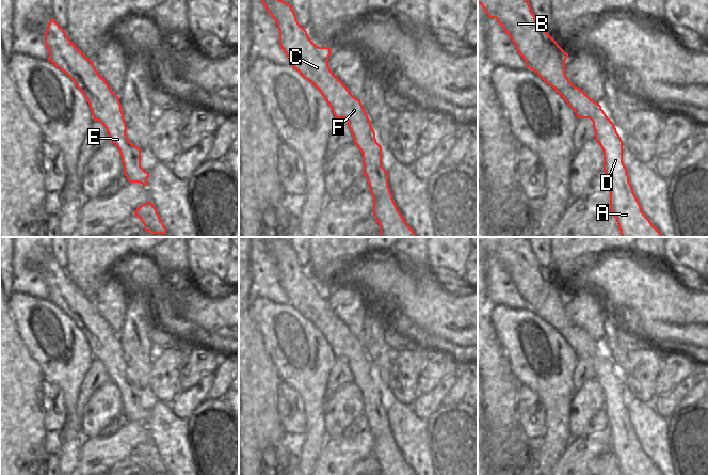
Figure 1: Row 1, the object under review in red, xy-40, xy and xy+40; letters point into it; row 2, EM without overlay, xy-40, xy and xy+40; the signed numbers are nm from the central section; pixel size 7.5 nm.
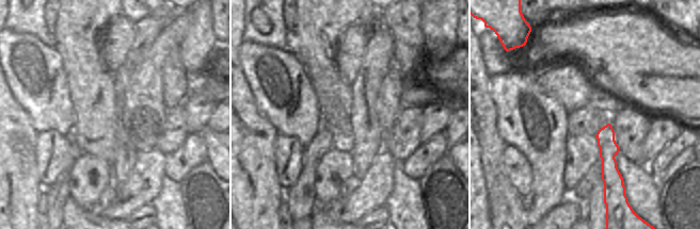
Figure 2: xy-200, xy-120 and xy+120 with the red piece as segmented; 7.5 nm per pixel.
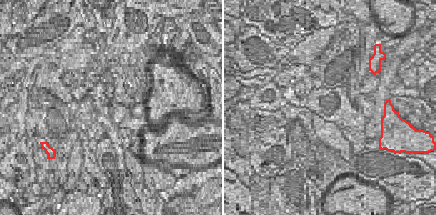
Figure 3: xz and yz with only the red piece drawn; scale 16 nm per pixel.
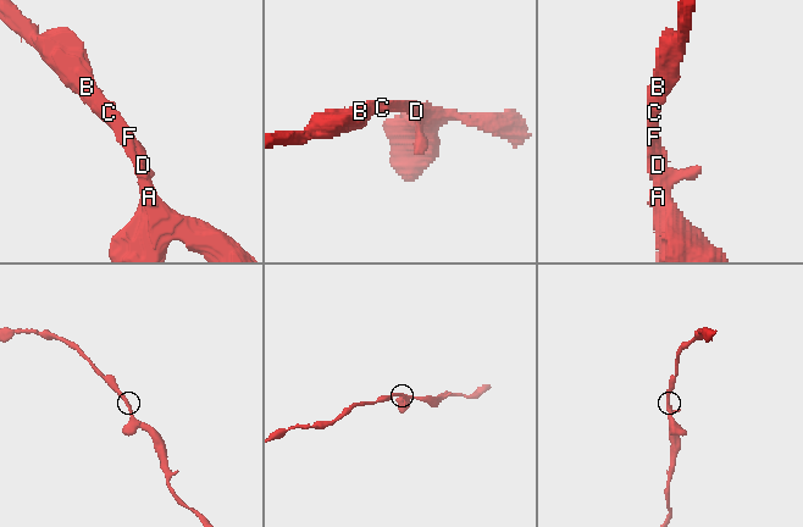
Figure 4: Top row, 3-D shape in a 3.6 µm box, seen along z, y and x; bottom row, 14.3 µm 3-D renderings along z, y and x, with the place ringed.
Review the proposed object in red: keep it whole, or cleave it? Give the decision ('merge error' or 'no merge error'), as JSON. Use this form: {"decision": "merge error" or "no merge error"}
{"decision": "no merge error"}

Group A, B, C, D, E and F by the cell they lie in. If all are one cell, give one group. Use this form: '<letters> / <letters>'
A B C D E F

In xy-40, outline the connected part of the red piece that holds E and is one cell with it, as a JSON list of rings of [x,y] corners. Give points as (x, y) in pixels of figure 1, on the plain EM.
[[[52,257],[45,271],[45,284],[49,290],[48,300],[61,308],[79,328],[90,344],[94,360],[99,360],[106,367],[110,380],[119,389],[124,403],[124,414],[130,422],[147,425],[149,411],[141,406],[141,387],[132,383],[127,374],[127,365],[122,350],[119,336],[111,329],[104,317],[96,310],[88,298],[67,275],[65,269]]]

